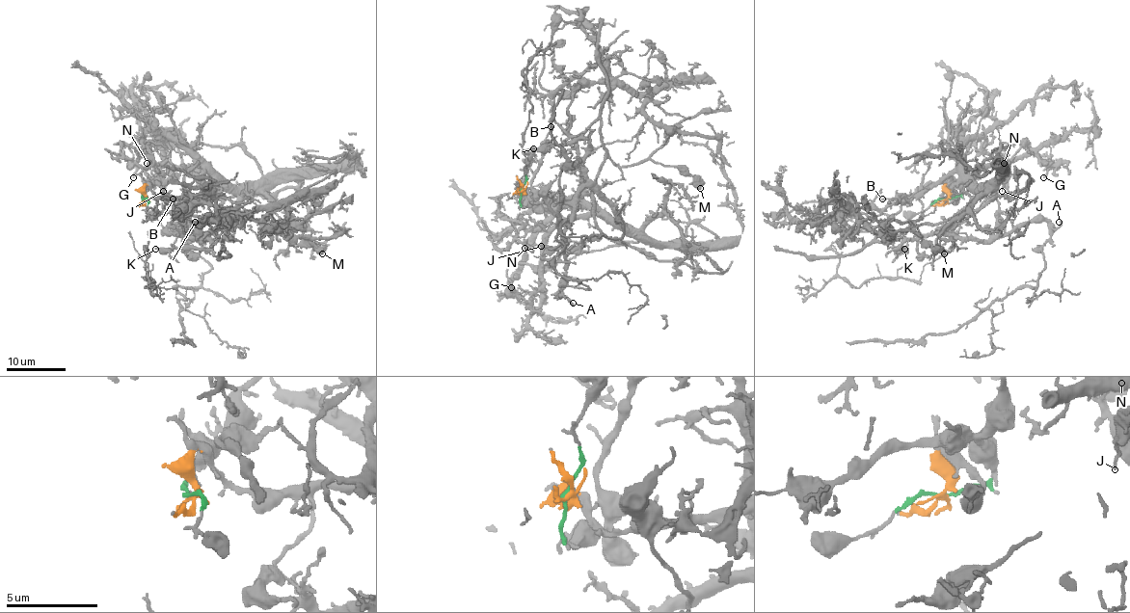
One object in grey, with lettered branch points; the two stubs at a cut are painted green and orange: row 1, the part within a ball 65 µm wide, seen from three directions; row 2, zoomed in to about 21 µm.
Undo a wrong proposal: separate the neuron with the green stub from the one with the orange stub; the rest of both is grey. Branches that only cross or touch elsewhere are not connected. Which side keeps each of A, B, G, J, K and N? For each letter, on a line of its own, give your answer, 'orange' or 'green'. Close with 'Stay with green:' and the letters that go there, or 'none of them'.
A: orange
B: green
G: green
J: green
K: orange
N: orange
Stay with green: B, G, J

